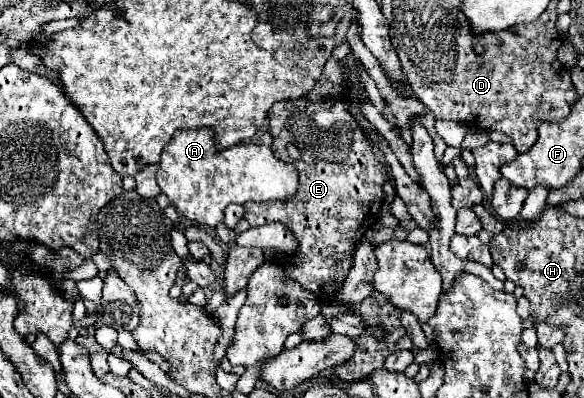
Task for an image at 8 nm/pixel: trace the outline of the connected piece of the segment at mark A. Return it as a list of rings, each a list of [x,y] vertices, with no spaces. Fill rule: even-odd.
[[[210,127],[178,131],[162,151],[156,179],[176,211],[202,227],[216,227],[224,219],[224,209],[230,203],[286,199],[298,187],[294,165],[276,159],[270,147],[238,143],[228,149],[218,149],[214,129]]]

